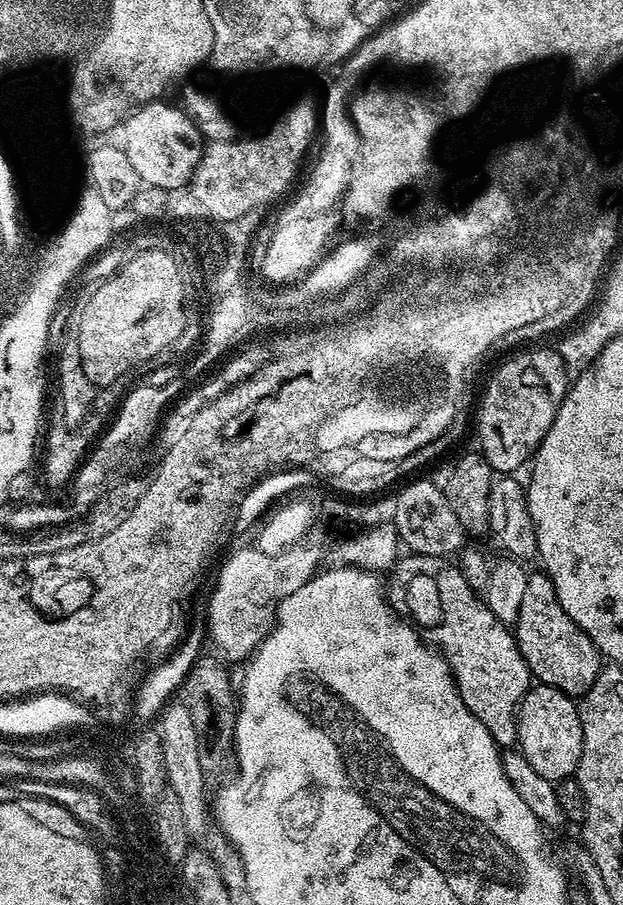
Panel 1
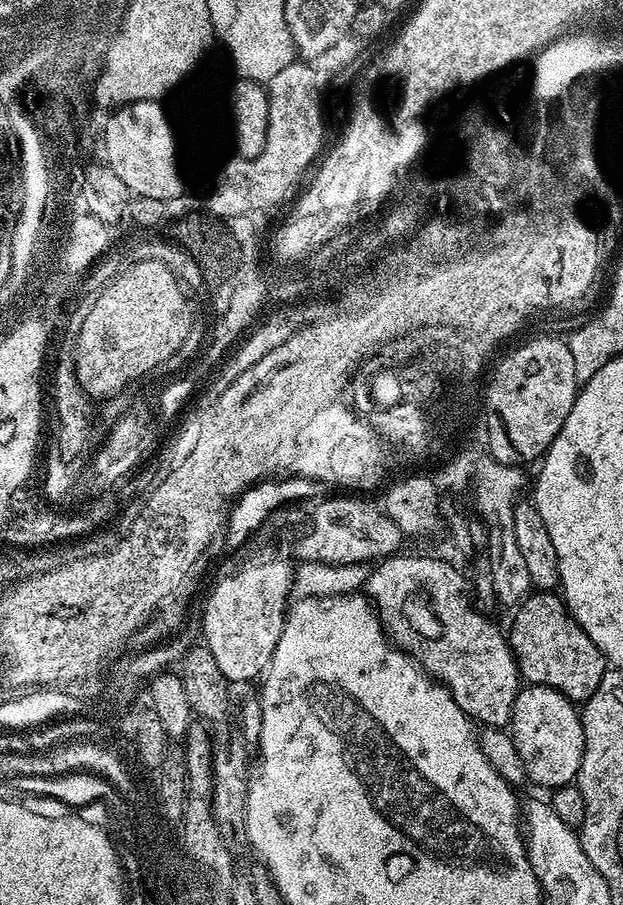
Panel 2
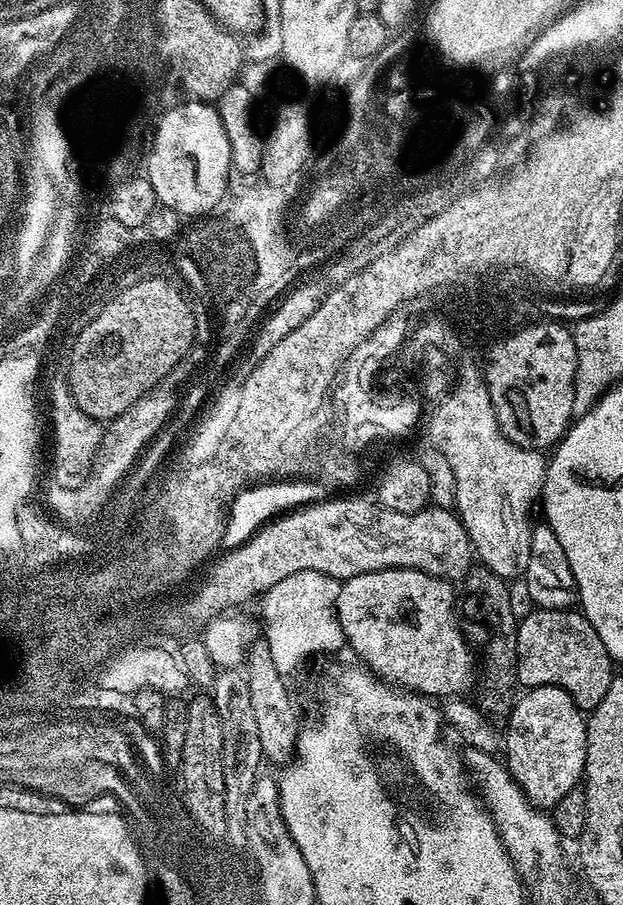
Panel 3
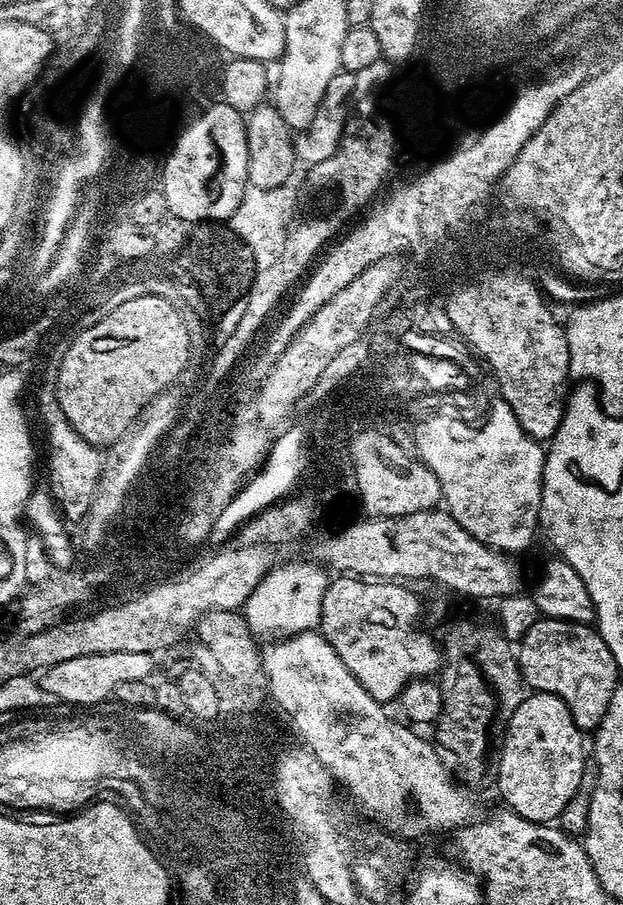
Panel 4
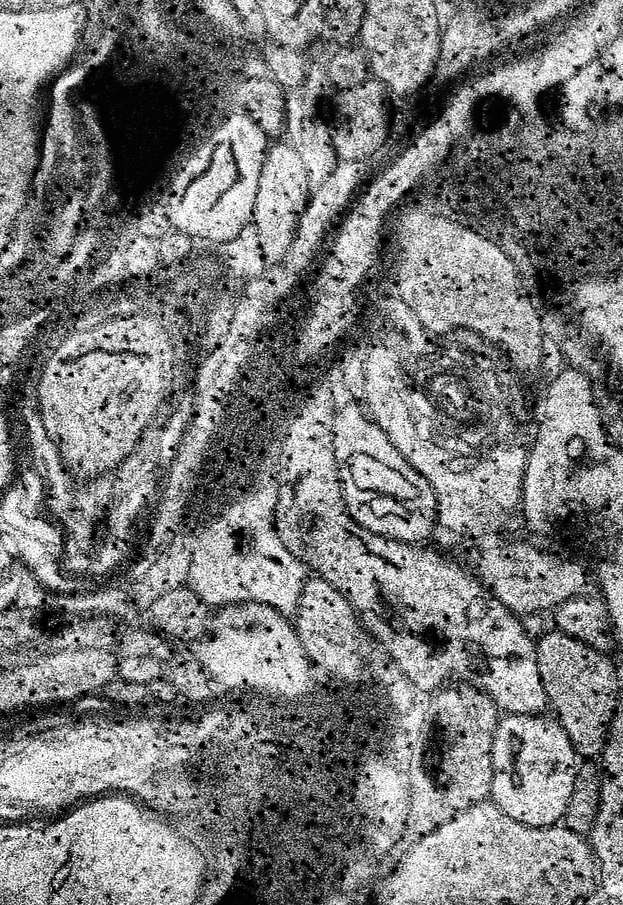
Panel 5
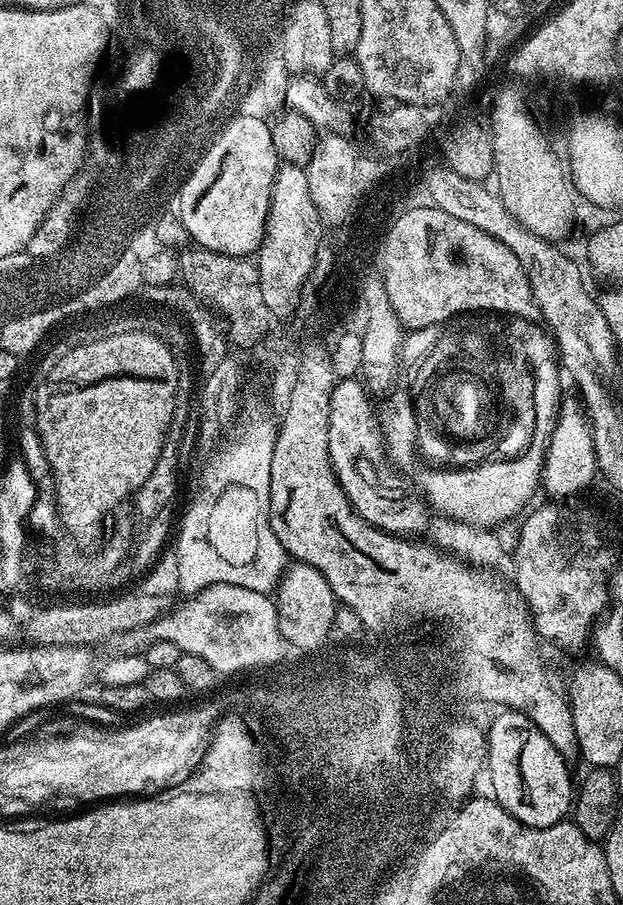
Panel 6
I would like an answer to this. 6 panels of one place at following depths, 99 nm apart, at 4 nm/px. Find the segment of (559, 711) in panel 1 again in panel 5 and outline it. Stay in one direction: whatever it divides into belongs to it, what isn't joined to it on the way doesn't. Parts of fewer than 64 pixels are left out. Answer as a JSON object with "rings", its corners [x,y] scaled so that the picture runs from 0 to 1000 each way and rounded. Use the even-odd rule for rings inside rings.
{"rings":[[[820,789],[801,792],[796,808],[788,813],[793,855],[787,884],[819,899],[819,904],[844,913],[883,915],[905,905],[915,873],[921,873],[928,832],[904,801],[873,794],[880,793]]]}

